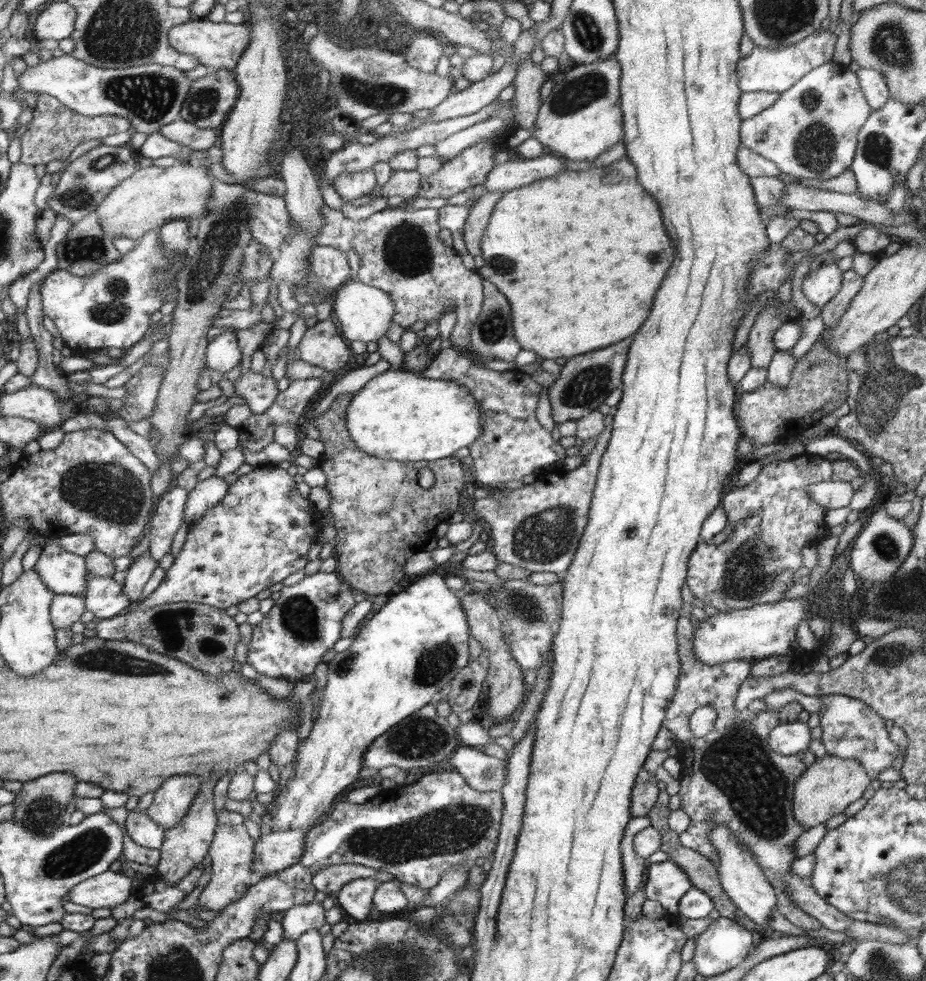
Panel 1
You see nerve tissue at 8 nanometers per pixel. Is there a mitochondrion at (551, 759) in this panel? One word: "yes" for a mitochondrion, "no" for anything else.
no

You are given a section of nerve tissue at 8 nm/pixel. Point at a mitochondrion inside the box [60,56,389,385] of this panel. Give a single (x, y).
(148, 96)

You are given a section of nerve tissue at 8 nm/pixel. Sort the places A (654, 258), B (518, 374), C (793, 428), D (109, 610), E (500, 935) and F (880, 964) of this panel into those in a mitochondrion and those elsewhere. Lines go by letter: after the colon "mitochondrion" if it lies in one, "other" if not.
A: other
B: other
C: other
D: other
E: other
F: mitochondrion

